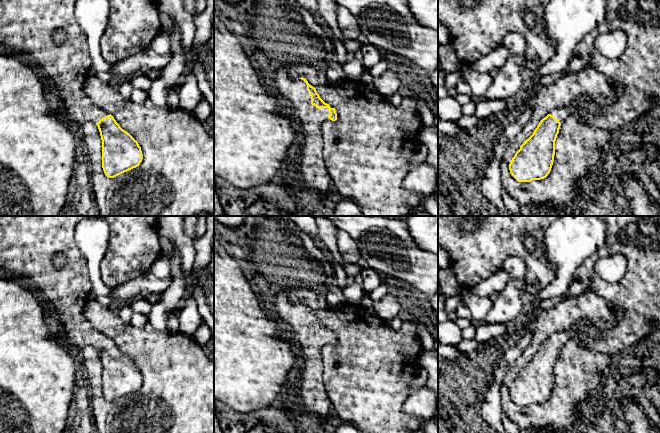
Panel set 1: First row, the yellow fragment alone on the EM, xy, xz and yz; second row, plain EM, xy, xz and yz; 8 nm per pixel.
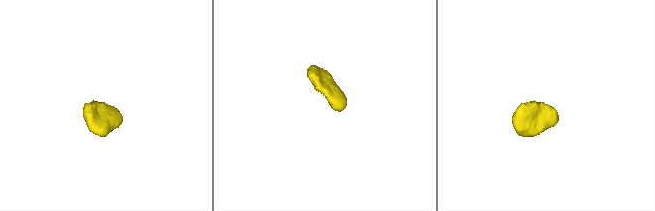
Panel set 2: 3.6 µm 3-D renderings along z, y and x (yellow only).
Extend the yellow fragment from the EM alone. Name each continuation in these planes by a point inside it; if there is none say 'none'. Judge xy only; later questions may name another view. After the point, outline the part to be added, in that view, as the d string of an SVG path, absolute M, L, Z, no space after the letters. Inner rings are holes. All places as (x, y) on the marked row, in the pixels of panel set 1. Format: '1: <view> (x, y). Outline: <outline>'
1: xy (26, 25). Outline: M0 0L0 44L10 48L12 52L17 50L26 52L35 59L38 71L49 76L53 81L54 89L64 103L65 118L74 127L86 122L97 123L100 119L110 115L109 112L97 107L90 101L83 91L92 60L86 37L74 16L76 2L77 0ZM57 29L66 32L66 38L61 43L53 41L53 33Z

